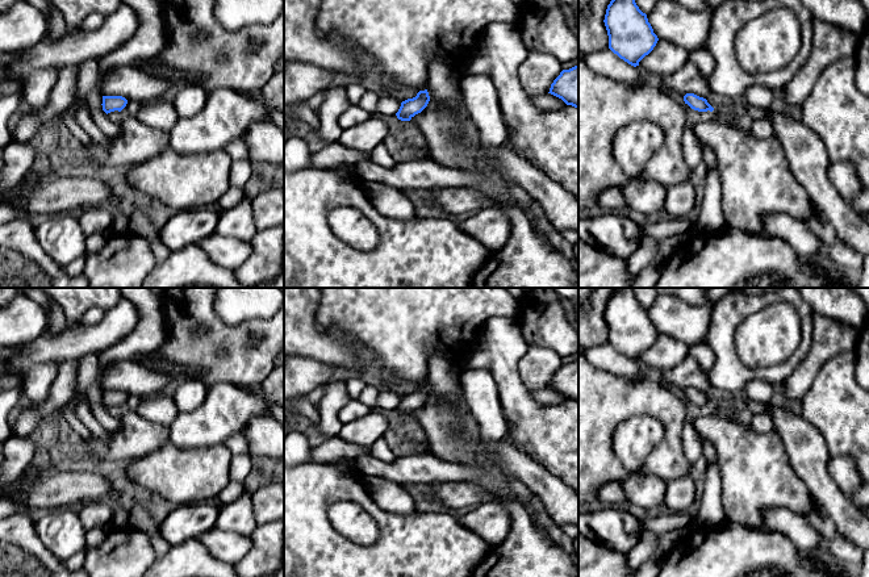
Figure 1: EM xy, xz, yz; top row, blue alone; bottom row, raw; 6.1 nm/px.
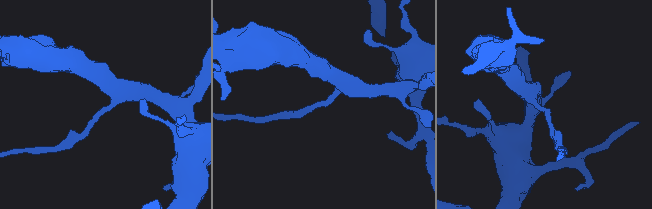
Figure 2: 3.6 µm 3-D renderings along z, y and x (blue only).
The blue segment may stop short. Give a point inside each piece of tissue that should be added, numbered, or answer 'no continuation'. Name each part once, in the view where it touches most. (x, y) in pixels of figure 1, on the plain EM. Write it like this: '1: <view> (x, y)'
no continuation

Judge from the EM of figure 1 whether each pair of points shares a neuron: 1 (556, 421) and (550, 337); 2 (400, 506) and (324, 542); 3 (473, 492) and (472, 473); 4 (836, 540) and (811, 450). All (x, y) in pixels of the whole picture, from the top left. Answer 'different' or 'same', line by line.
1: different
2: different
3: different
4: different

